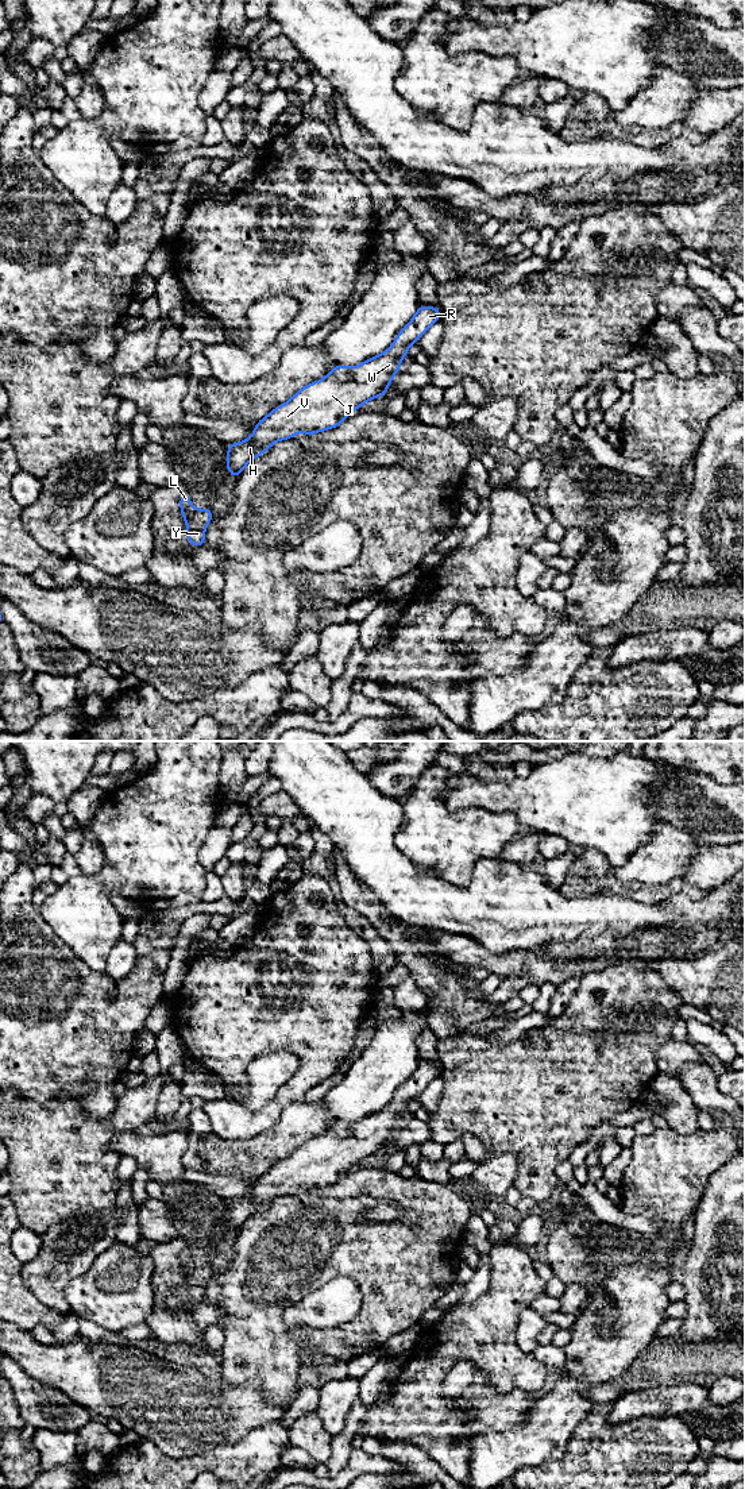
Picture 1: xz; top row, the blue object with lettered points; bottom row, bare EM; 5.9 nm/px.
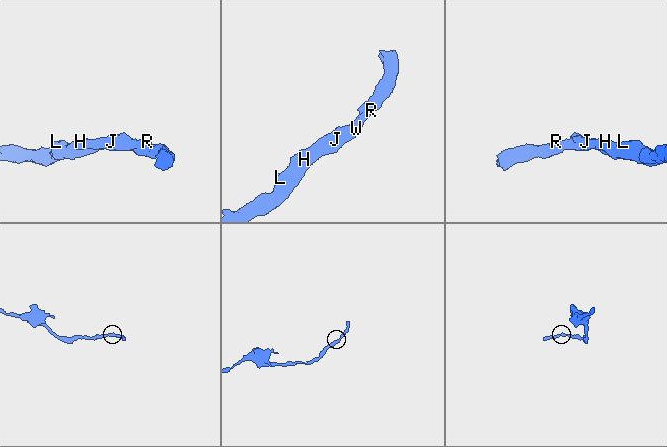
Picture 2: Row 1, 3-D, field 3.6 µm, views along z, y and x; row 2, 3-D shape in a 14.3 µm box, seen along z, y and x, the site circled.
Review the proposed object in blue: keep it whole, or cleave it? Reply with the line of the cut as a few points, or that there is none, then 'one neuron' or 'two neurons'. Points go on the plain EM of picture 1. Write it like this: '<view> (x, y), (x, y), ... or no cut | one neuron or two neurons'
no cut | one neuron

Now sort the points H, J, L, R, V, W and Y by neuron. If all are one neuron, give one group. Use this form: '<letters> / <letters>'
H J L R V W Y

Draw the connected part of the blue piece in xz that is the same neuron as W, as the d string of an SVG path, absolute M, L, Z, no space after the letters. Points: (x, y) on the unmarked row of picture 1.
M418 1061L416 1072L401 1085L389 1106L351 1125L333 1122L323 1135L298 1146L256 1177L247 1196L228 1200L227 1227L238 1234L247 1219L275 1197L292 1195L297 1188L313 1191L336 1184L368 1156L387 1149L393 1133L402 1123L401 1115L408 1112L409 1102L440 1073L440 1062Z

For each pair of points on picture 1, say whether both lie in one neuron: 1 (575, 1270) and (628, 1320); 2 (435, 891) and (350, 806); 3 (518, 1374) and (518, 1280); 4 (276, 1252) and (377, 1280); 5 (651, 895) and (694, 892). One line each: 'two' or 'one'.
1: two
2: one
3: one
4: one
5: one

